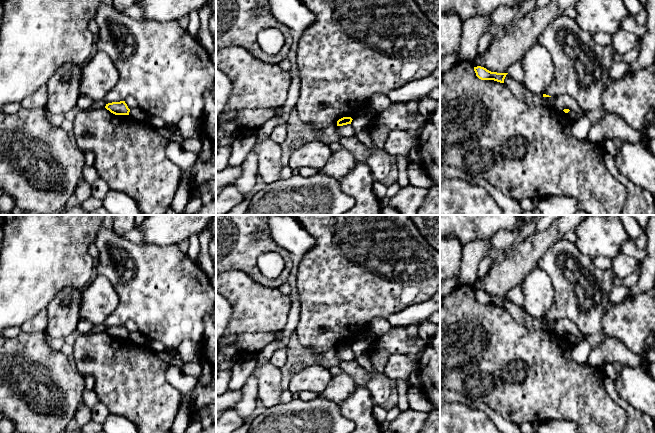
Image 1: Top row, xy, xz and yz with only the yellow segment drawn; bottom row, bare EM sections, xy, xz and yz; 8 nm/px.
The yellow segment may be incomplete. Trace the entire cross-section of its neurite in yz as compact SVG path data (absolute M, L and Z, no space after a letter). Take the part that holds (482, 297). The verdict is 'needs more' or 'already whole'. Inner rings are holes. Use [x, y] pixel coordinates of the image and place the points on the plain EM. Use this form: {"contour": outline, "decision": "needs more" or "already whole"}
{"contour": "M474 291L476 300L481 304L494 304L500 307L504 307L504 303L508 297L491 296L484 291Z", "decision": "already whole"}

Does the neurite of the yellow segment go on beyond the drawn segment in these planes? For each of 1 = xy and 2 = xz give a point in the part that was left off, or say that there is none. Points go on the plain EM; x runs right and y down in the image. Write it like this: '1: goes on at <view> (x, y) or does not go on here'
1: does not go on here
2: does not go on here

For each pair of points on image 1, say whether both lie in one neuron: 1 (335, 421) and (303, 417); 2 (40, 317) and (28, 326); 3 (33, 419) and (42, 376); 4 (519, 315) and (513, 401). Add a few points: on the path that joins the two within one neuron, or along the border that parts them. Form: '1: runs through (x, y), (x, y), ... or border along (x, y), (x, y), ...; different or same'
1: runs through (327, 421), (311, 421); same
2: runs through (37, 320), (31, 326); same
3: runs through (40, 408), (40, 387); same
4: border along (503, 307), (520, 324), (540, 330); different

